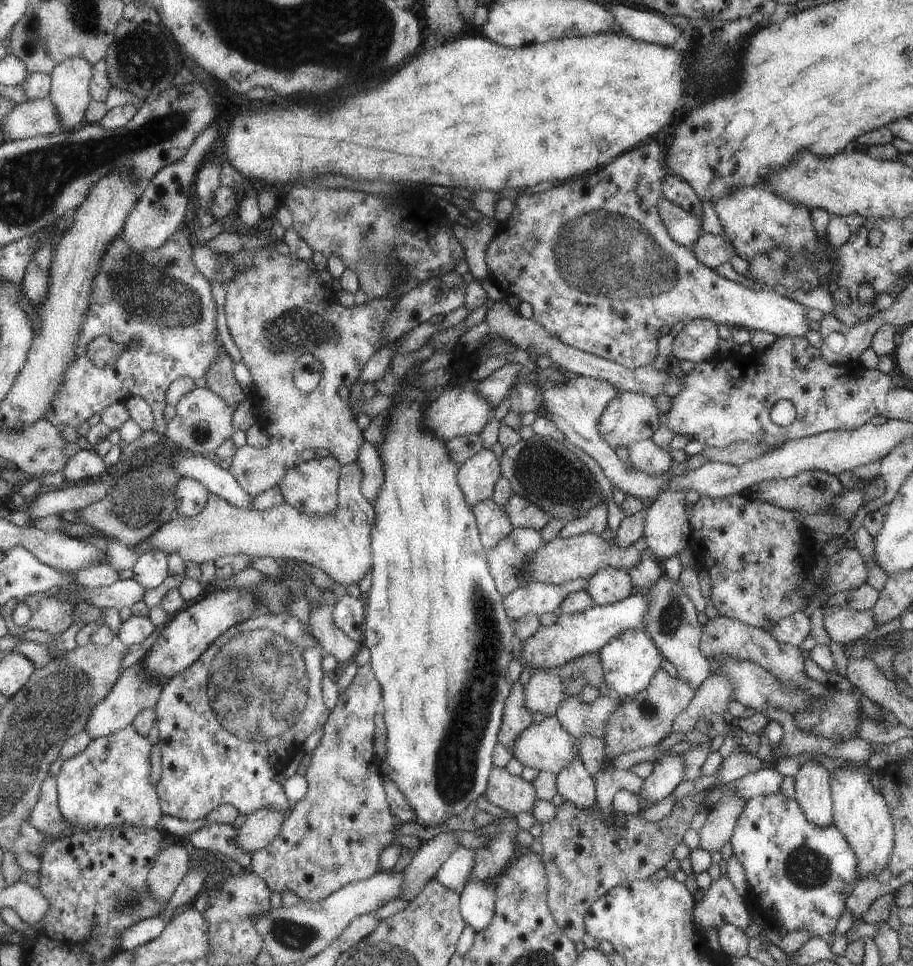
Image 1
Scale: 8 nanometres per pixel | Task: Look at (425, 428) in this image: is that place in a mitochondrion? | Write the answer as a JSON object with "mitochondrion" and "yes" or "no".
{"mitochondrion":"no"}

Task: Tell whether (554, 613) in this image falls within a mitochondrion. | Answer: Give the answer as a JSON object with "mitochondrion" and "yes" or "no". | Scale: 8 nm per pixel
{"mitochondrion":"no"}

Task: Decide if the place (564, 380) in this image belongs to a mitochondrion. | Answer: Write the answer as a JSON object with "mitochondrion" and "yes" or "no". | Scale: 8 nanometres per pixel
{"mitochondrion":"no"}

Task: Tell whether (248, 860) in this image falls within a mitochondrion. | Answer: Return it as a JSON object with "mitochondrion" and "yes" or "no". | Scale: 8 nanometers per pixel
{"mitochondrion":"no"}

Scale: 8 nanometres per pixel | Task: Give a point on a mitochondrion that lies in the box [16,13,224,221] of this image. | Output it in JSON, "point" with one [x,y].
{"point":[34,45]}

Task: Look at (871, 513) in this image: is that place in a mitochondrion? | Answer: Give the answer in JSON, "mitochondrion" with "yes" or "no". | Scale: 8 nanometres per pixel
{"mitochondrion":"no"}

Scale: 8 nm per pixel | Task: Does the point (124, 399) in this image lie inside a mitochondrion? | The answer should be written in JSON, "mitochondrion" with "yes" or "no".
{"mitochondrion":"no"}

